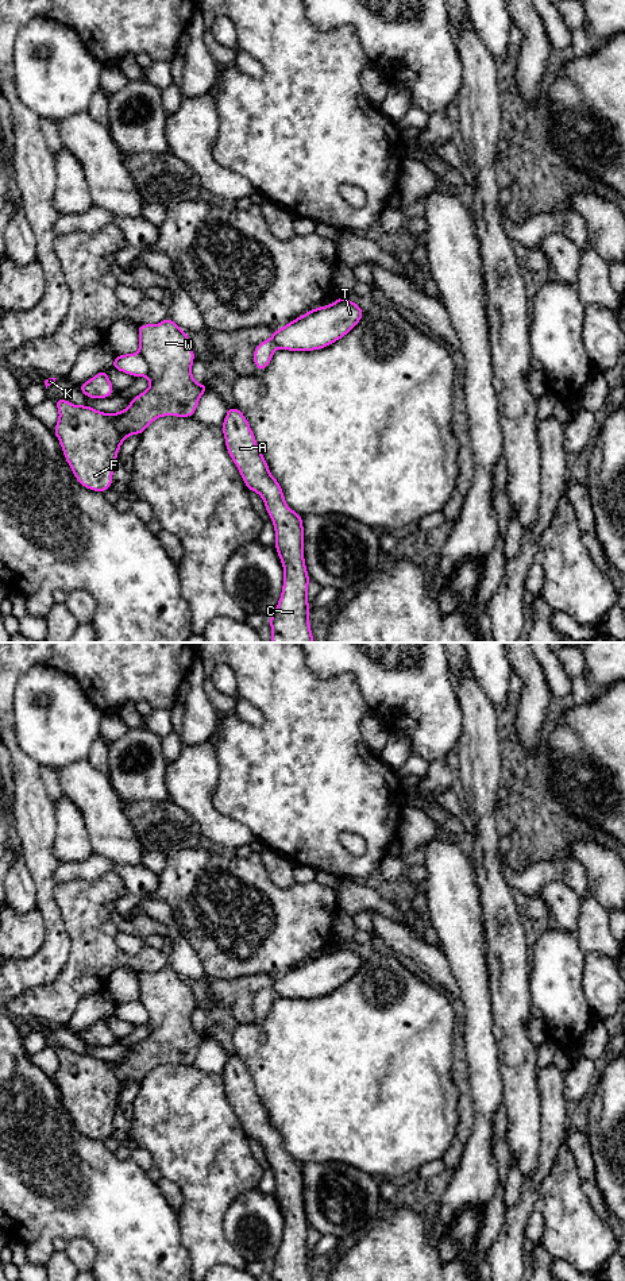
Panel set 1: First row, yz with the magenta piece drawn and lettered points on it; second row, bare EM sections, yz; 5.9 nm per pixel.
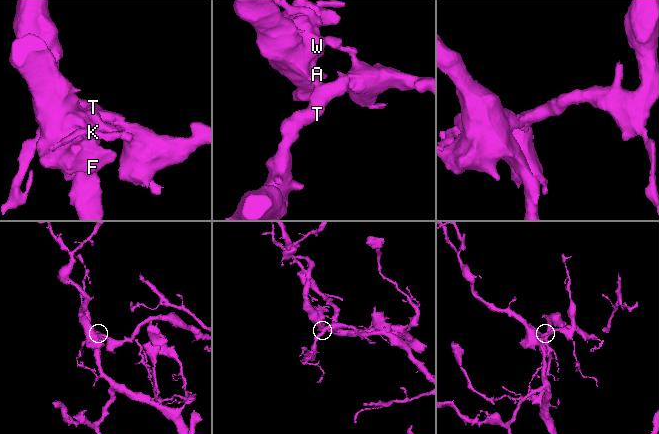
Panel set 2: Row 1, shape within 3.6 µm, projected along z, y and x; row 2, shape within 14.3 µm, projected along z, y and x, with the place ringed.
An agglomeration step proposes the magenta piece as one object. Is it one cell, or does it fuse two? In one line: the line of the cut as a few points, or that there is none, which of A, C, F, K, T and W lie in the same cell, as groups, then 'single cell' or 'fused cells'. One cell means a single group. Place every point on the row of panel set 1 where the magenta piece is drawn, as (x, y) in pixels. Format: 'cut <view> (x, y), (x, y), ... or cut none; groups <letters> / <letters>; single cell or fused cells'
cut yz (138, 354), (146, 363), (147, 375); groups A C F K W / T; fused cells

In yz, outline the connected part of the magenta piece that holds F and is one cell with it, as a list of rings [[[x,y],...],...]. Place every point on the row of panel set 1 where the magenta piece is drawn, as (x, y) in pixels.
[[[170,317],[159,324],[138,325],[139,355],[148,367],[150,387],[131,400],[121,412],[104,413],[88,405],[74,405],[66,400],[54,400],[59,418],[53,432],[58,437],[63,456],[77,482],[92,491],[104,493],[112,487],[115,462],[121,443],[131,435],[142,435],[158,417],[192,417],[200,397],[209,390],[192,377],[194,352],[192,340]]]

